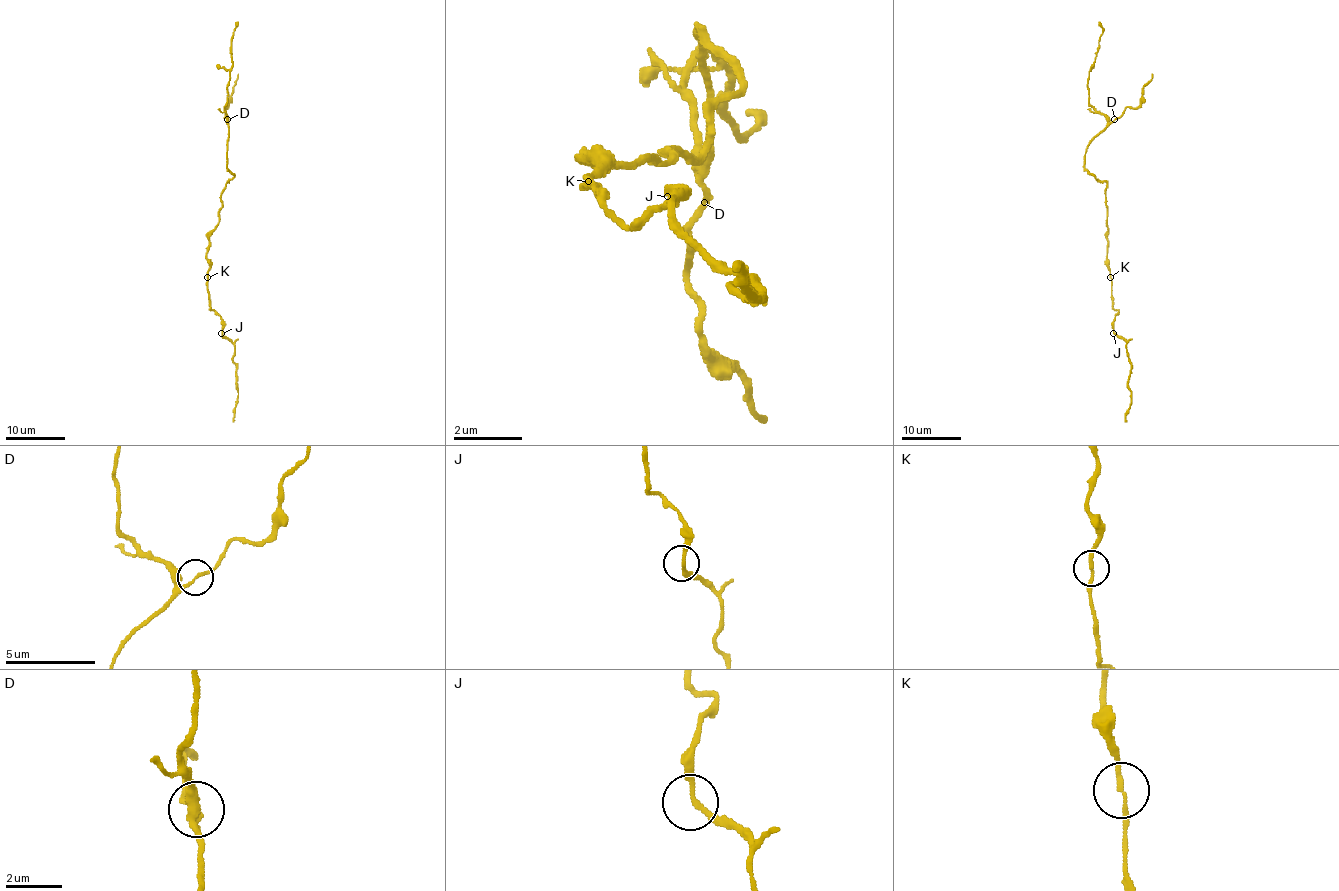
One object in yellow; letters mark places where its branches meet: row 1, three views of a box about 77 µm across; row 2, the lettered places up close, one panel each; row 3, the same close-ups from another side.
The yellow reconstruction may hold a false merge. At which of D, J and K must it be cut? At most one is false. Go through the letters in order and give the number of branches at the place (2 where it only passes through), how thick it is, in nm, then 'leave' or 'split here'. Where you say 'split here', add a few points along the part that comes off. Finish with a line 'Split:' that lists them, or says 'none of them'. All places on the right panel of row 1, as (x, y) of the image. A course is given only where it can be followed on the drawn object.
D: 2 | 160 nm | leave
J: 2 | 190 nm | leave
K: 2 | 170 nm | leave
Split: none of them

